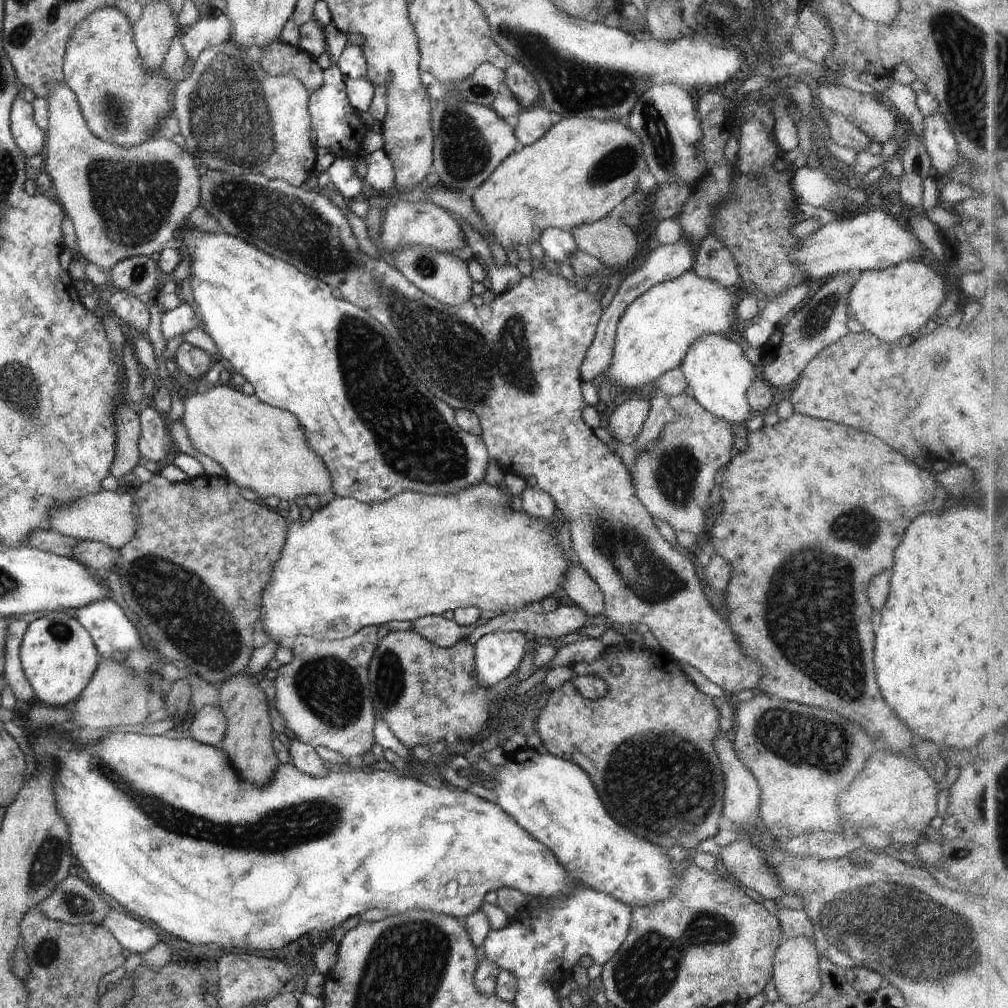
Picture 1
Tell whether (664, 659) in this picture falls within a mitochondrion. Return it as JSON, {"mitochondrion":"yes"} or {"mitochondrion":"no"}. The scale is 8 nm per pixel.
{"mitochondrion":"no"}

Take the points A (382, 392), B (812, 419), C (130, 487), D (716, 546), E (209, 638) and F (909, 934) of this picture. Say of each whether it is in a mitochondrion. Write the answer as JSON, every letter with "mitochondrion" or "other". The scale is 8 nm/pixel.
{"A":"mitochondrion","B":"other","C":"other","D":"other","E":"mitochondrion","F":"mitochondrion"}

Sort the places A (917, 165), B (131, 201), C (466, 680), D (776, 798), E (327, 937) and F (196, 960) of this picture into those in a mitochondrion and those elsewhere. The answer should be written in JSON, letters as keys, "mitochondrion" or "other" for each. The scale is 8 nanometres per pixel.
{"A":"other","B":"mitochondrion","C":"other","D":"other","E":"other","F":"other"}

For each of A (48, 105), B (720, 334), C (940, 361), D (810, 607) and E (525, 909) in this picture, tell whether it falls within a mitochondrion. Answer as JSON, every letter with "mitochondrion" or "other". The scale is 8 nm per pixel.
{"A":"other","B":"other","C":"mitochondrion","D":"mitochondrion","E":"other"}

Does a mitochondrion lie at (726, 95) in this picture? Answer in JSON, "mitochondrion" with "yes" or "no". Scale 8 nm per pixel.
{"mitochondrion":"no"}

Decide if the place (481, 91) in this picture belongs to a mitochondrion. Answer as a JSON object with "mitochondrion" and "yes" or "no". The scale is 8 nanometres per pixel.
{"mitochondrion":"yes"}

